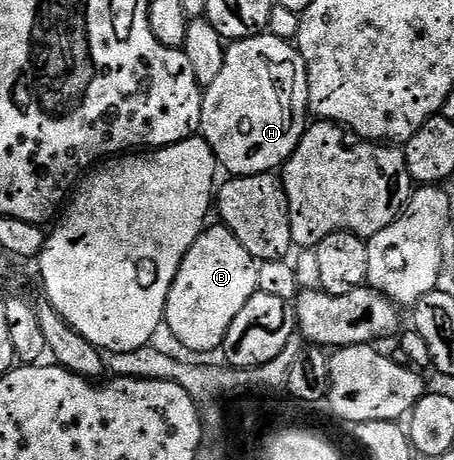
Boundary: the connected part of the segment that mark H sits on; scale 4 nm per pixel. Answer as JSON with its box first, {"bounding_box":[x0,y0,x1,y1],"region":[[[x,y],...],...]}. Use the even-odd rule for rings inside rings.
{"bounding_box":[200,32,309,178],"region":[[[269,32],[254,34],[251,38],[231,41],[226,46],[224,68],[220,68],[220,76],[216,76],[216,80],[205,87],[202,95],[200,134],[212,148],[219,167],[225,173],[227,170],[227,175],[243,178],[253,174],[269,174],[285,167],[287,160],[294,154],[294,149],[306,132],[309,108],[306,62],[297,45]]]}

